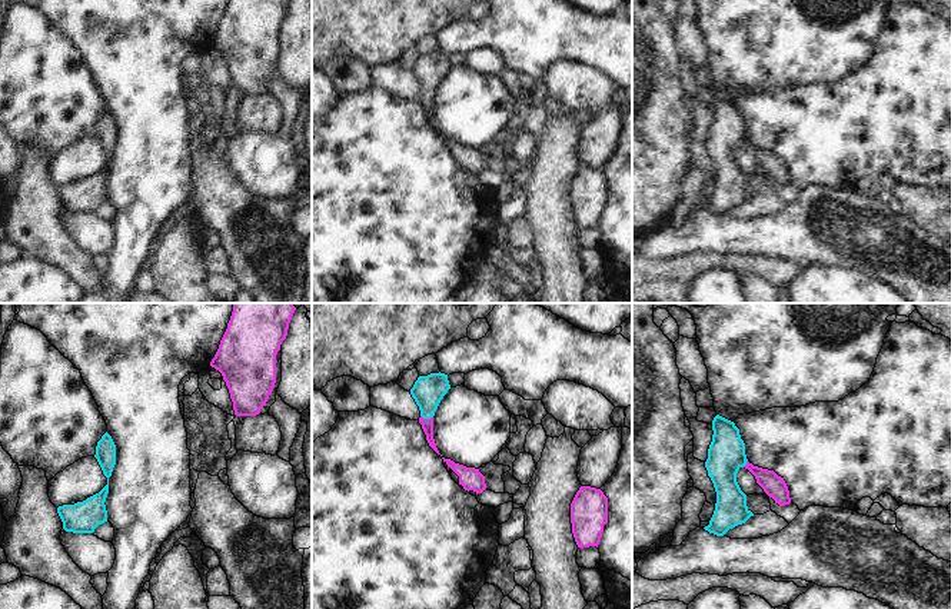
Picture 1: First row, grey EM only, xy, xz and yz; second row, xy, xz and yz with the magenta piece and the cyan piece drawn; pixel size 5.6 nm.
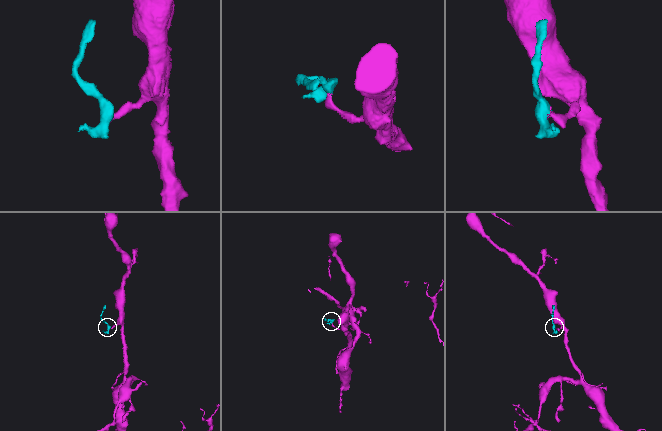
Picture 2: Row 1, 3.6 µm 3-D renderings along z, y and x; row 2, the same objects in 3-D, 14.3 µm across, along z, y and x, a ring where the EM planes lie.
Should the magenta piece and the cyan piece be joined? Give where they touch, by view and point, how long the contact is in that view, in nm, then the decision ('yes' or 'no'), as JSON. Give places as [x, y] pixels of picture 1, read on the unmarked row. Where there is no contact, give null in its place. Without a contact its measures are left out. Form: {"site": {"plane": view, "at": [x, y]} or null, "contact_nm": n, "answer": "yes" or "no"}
{"site": {"plane": "xz", "at": [426, 99]}, "contact_nm": 70, "answer": "yes"}

